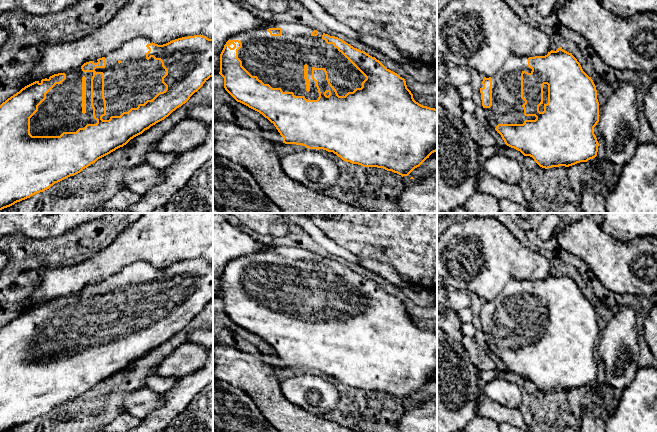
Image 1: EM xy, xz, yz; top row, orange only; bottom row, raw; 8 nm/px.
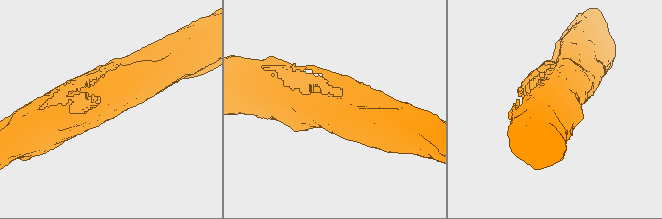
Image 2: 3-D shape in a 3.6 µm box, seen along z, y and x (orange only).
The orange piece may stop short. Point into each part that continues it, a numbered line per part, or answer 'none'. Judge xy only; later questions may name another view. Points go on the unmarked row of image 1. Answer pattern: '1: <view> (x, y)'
1: xy (134, 305)

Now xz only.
1: xz (279, 285)

